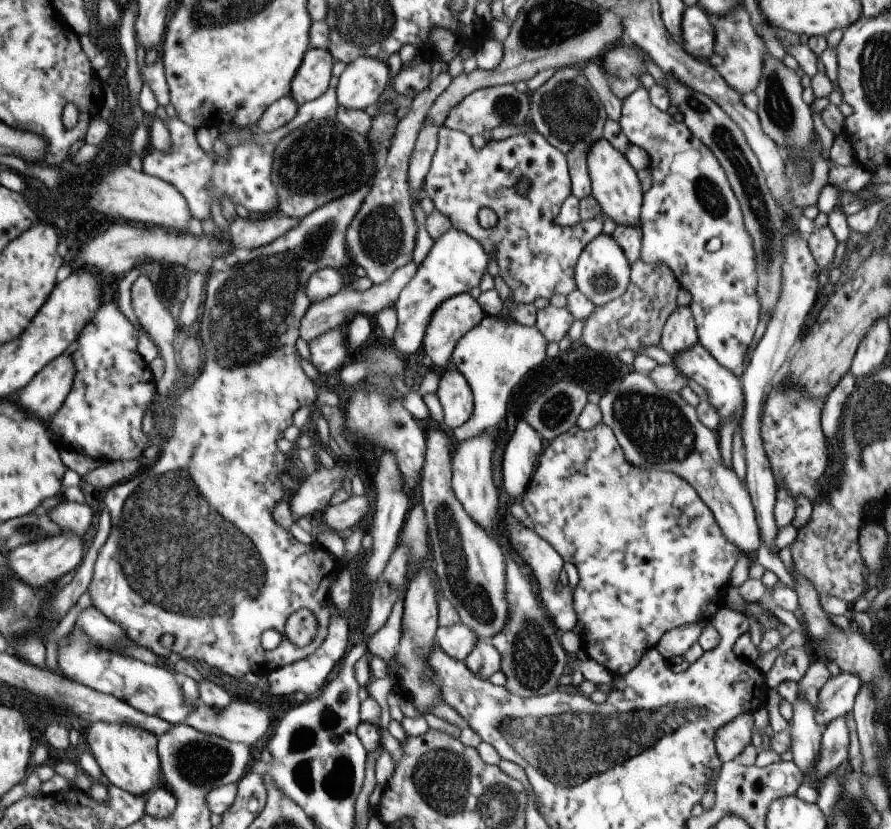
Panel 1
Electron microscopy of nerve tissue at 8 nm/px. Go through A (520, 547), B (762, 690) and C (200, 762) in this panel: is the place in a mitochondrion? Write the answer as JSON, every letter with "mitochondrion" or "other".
{"A":"other","B":"other","C":"mitochondrion"}

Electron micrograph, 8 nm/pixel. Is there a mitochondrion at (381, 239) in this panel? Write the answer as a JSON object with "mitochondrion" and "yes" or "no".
{"mitochondrion":"yes"}

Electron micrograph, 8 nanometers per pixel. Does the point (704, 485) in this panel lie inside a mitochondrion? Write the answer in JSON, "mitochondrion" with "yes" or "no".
{"mitochondrion":"no"}

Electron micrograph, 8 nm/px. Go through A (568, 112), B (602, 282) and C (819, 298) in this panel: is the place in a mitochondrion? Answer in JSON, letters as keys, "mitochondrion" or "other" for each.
{"A":"mitochondrion","B":"mitochondrion","C":"other"}

